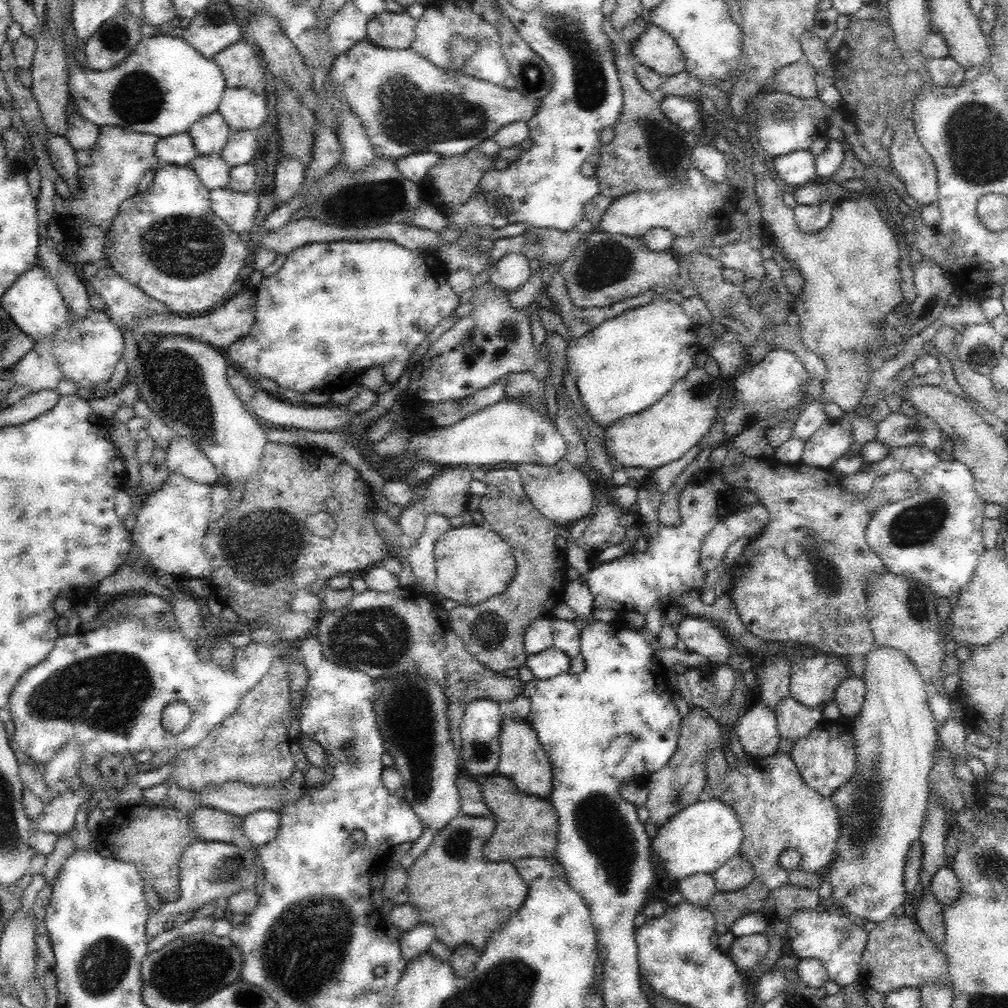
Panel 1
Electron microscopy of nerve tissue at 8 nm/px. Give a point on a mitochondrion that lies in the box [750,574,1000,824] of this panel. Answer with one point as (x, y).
(917, 608)

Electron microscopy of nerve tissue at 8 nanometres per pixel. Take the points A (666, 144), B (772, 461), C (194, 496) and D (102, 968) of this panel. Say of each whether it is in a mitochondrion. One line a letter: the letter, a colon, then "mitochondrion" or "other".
A: mitochondrion
B: other
C: other
D: mitochondrion

